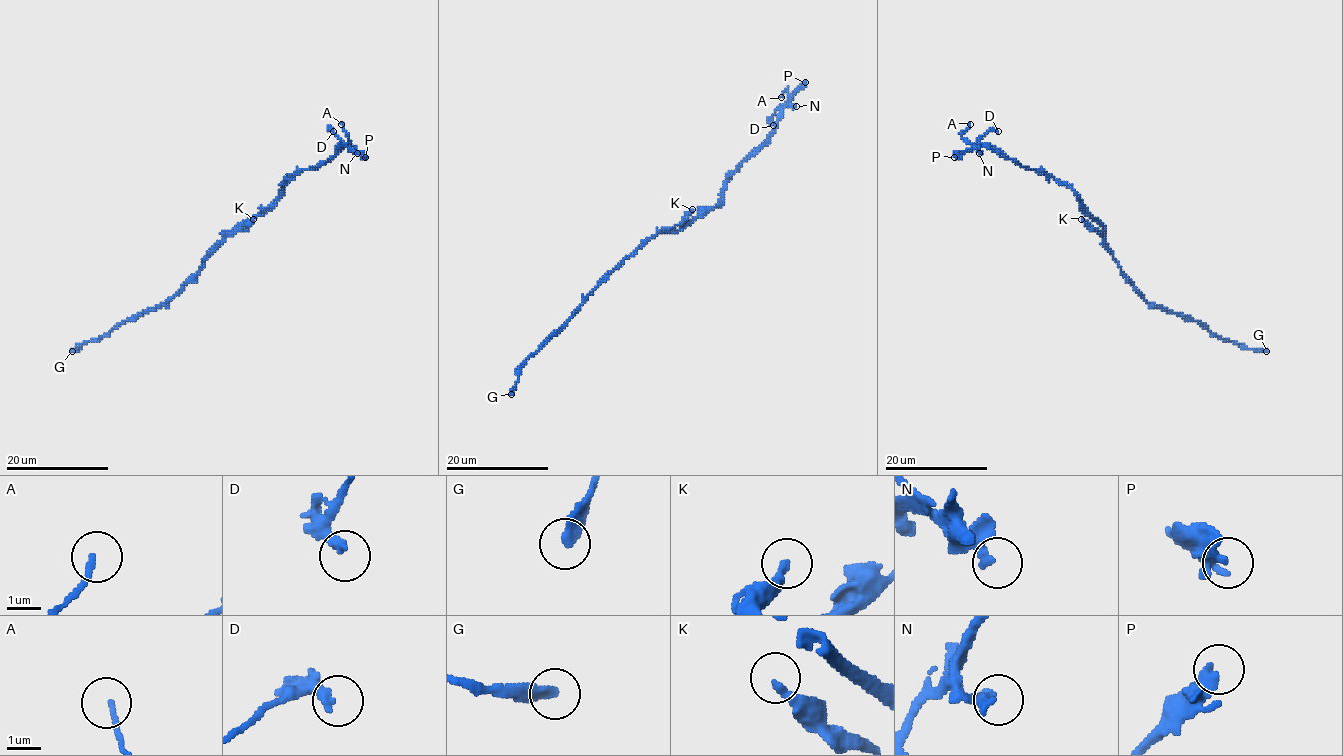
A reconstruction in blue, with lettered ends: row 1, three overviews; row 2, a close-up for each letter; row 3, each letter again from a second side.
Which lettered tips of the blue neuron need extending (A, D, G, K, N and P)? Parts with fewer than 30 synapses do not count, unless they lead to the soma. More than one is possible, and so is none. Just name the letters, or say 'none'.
P

